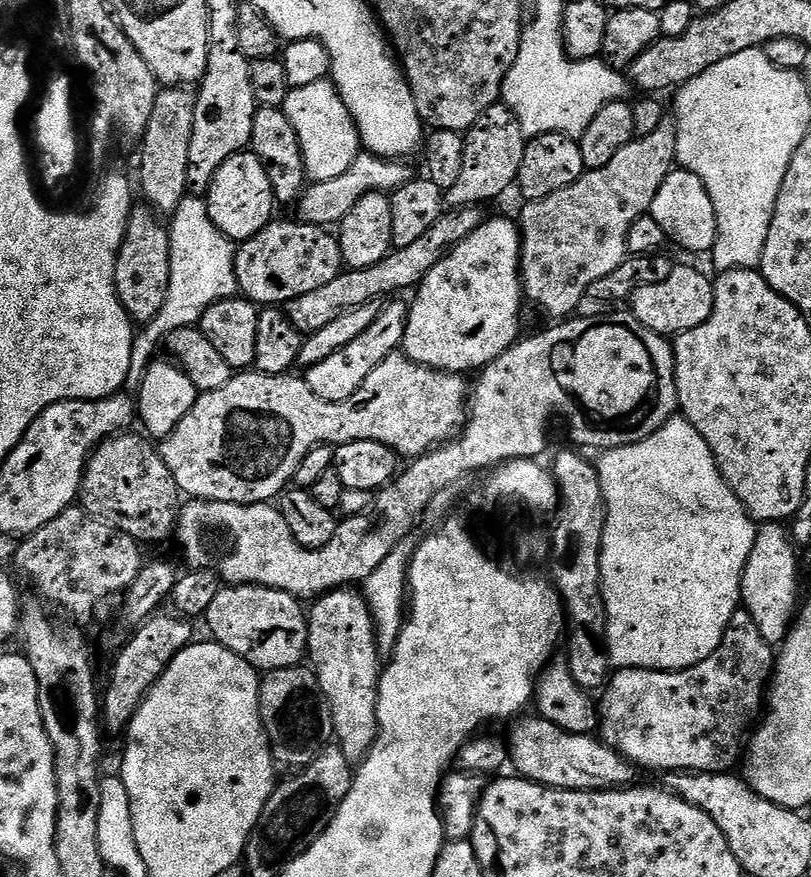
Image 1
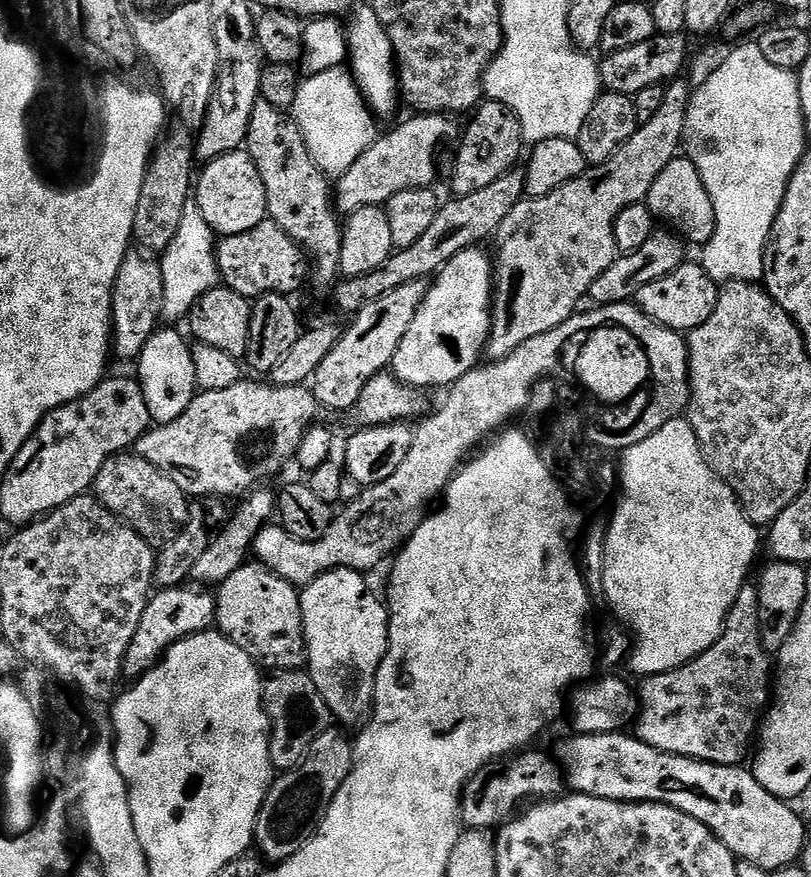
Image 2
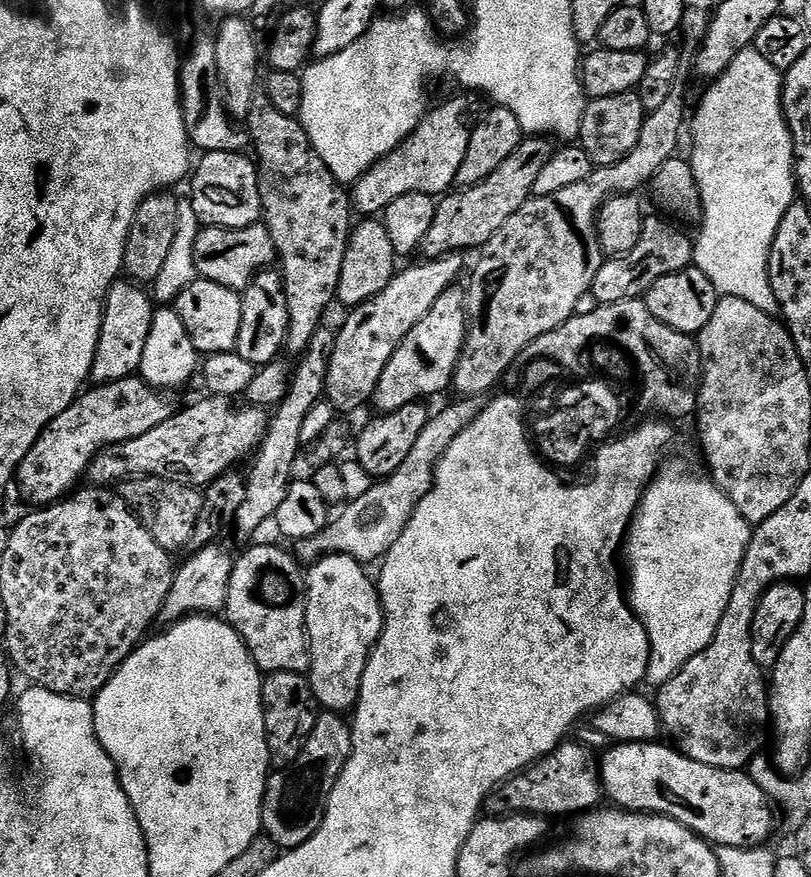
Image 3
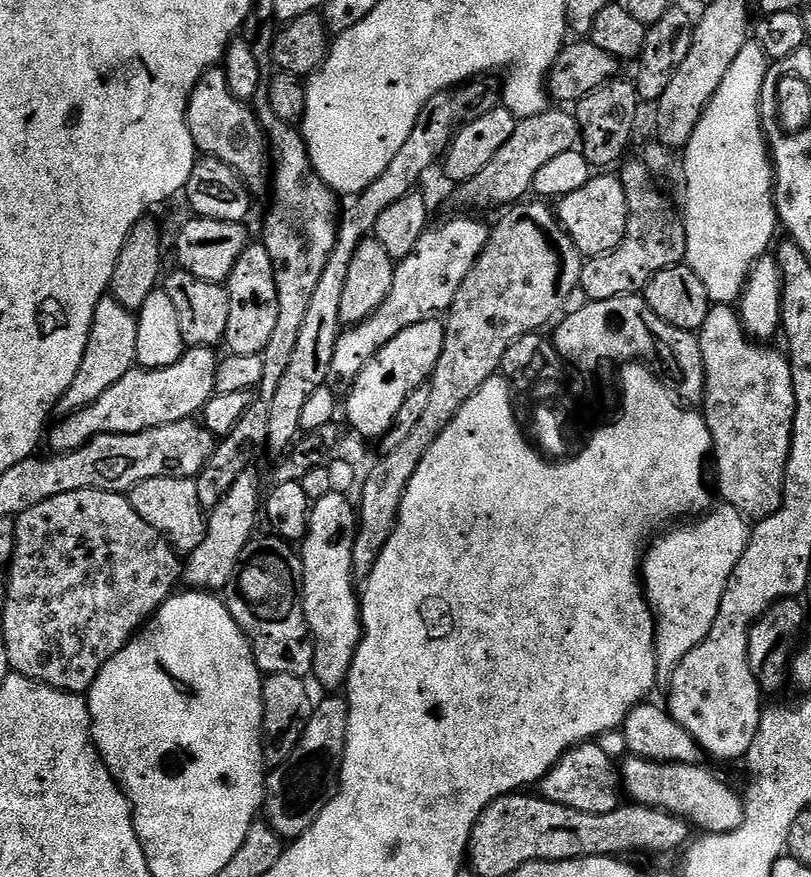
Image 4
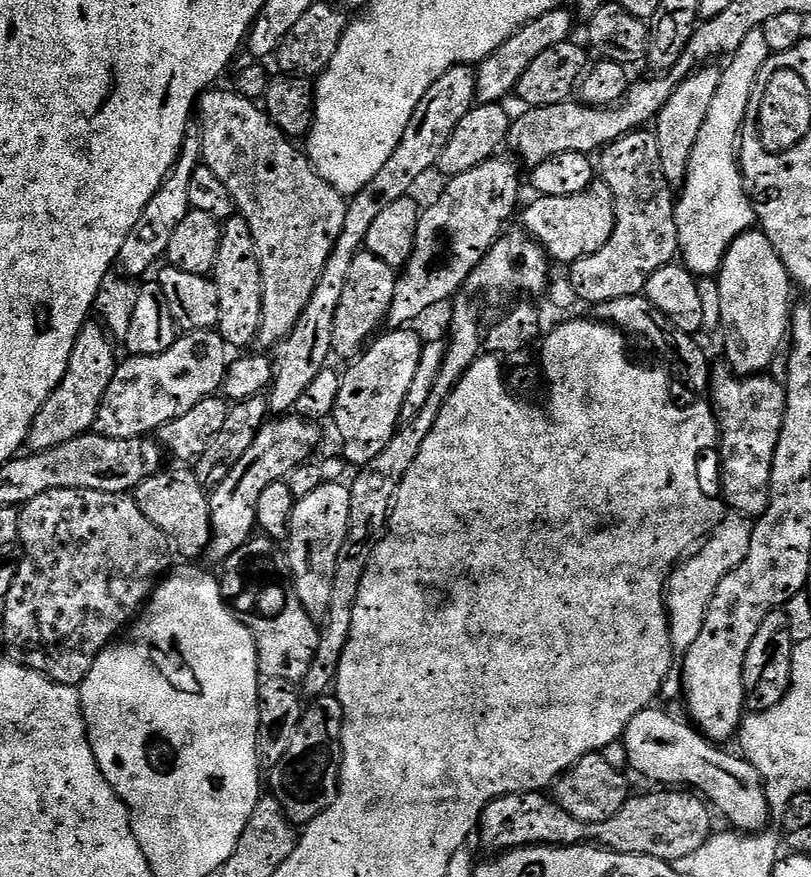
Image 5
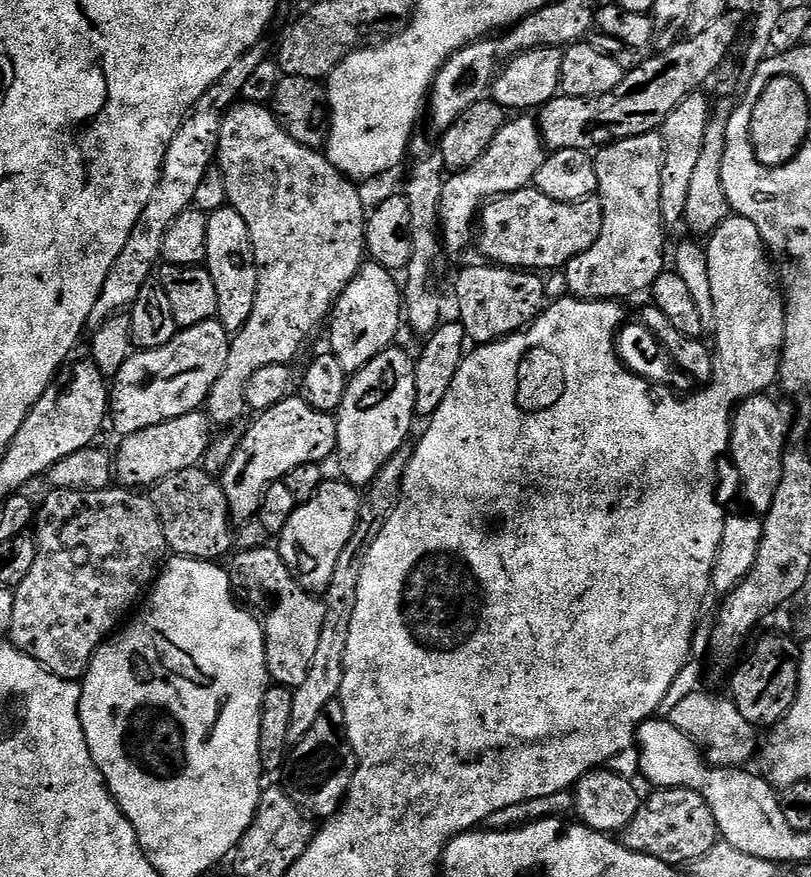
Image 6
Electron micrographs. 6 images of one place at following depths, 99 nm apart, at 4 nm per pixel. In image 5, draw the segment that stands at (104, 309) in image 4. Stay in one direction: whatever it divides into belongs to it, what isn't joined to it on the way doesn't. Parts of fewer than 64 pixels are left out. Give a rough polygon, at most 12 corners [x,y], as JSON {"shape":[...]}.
{"shape":[[84,325],[68,372],[32,423],[32,452],[91,433],[118,357]]}

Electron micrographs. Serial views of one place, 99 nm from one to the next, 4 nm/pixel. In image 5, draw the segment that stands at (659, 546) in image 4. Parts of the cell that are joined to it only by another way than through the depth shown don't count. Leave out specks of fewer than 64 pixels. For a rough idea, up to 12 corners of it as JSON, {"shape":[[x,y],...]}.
{"shape":[[729,515],[666,585],[672,646],[702,634],[718,584],[746,558],[753,525]]}

